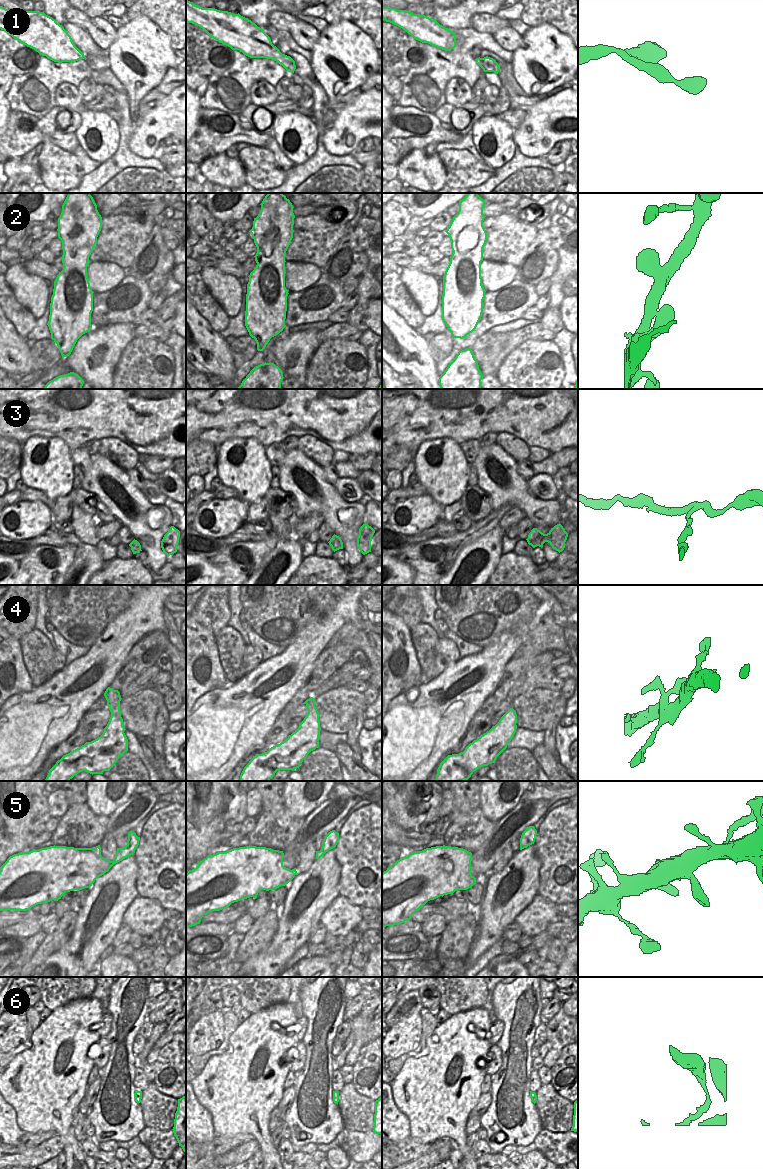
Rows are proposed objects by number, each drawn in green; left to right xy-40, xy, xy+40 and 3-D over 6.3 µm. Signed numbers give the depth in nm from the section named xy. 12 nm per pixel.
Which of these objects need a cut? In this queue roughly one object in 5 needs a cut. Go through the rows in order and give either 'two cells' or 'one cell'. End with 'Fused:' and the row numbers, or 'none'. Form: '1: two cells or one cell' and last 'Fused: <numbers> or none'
1: one cell
2: one cell
3: one cell
4: one cell
5: one cell
6: one cell
Fused: none

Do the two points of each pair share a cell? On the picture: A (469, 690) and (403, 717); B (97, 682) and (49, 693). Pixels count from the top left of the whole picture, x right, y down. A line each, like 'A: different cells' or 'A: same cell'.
A: same cell
B: same cell

